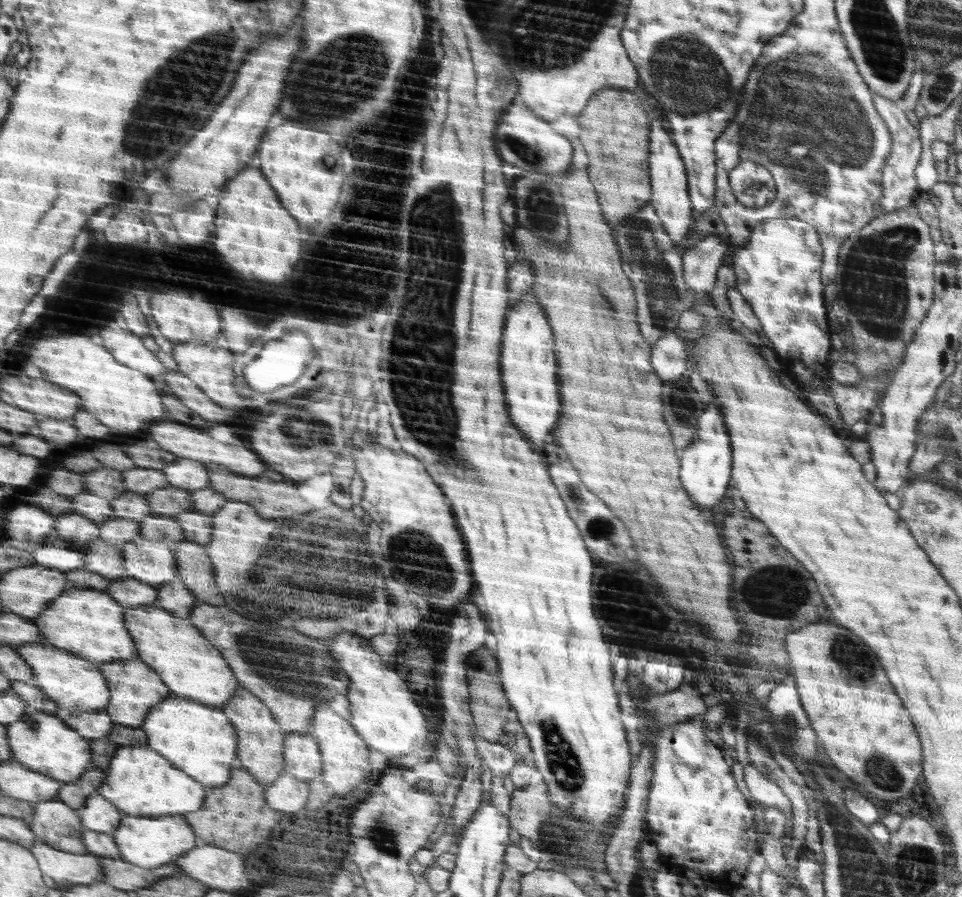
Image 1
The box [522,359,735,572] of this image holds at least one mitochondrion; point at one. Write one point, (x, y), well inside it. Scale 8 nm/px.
(682, 403)

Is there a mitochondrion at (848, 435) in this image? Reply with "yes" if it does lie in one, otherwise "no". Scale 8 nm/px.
no

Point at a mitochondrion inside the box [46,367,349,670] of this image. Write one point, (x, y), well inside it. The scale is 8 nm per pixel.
(291, 426)

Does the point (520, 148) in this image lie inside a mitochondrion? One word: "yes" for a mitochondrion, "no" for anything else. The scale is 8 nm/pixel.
yes

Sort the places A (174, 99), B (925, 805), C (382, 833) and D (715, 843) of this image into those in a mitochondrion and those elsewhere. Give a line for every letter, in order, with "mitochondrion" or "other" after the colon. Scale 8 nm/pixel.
A: mitochondrion
B: other
C: mitochondrion
D: other

